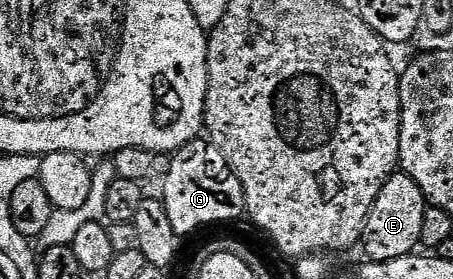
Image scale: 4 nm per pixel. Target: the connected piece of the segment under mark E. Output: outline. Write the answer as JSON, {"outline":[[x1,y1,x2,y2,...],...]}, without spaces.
{"outline":[[400,170,389,177,389,181,379,190,379,198,369,211,369,217,365,223,363,233,363,249,373,262,398,260,410,255,413,247,421,244,421,231,423,230,423,218,427,201,423,190,414,182,407,173]]}

